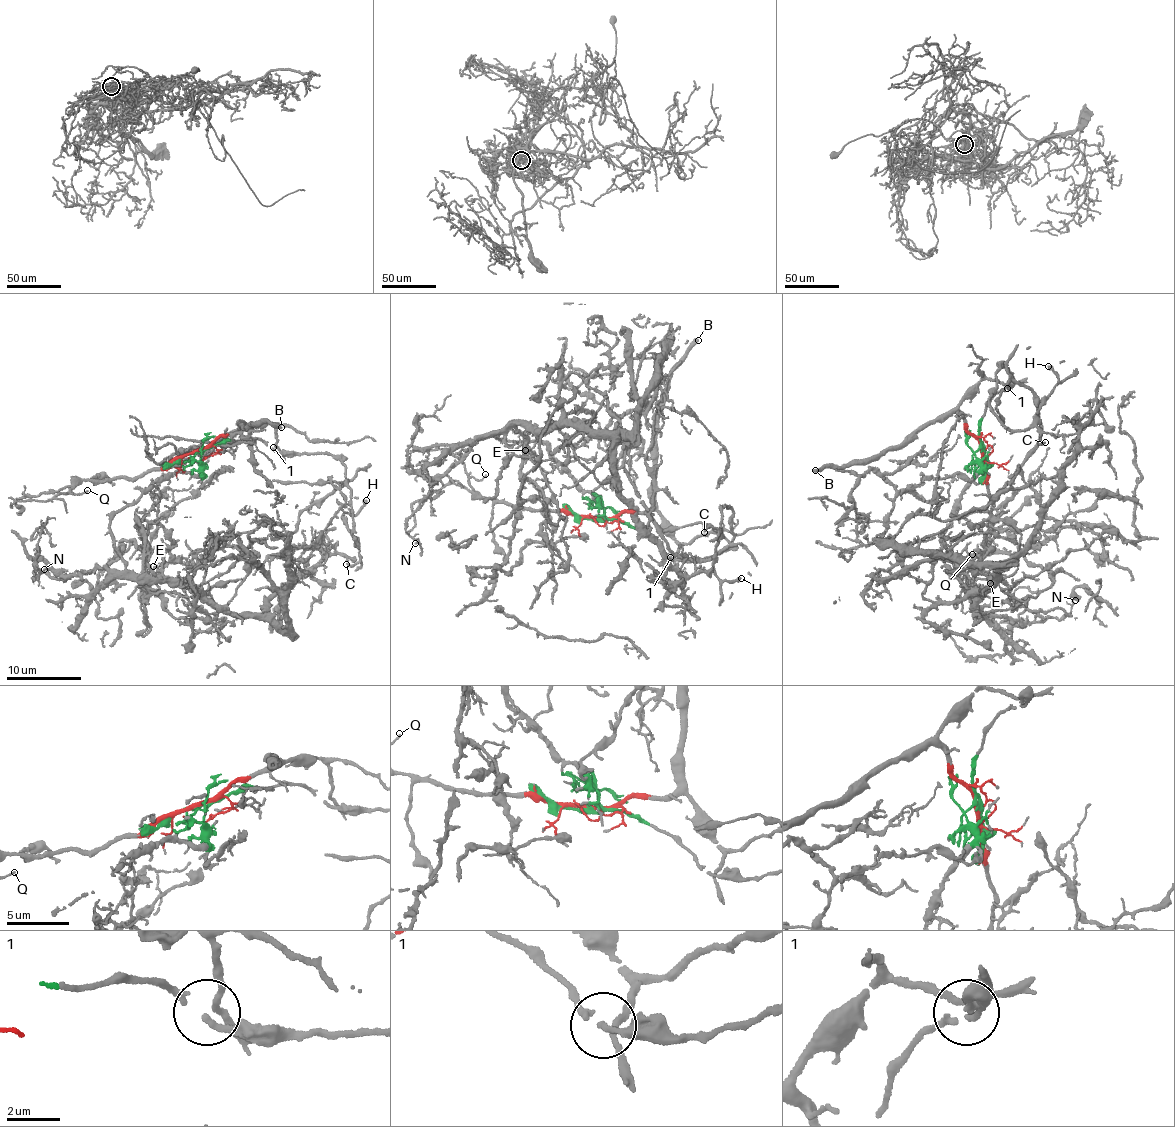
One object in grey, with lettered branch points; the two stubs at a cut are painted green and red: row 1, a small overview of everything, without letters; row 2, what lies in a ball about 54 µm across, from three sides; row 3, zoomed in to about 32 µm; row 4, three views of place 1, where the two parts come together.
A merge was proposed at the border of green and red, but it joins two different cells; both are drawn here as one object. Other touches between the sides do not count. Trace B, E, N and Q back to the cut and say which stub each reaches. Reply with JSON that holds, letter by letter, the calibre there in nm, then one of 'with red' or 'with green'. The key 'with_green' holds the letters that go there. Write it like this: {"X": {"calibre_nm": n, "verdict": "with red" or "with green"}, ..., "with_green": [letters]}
{"B": {"calibre_nm": 400, "verdict": "with red"}, "E": {"calibre_nm": 170, "verdict": "with green"}, "N": {"calibre_nm": 140, "verdict": "with green"}, "Q": {"calibre_nm": 120, "verdict": "with red"}, "with_green": ["E", "N"]}

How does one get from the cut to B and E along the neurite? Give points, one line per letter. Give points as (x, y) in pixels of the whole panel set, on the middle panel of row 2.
B: (598, 518), (644, 511), (650, 506), (654, 425), (665, 400), (666, 387), (698, 339)
E: (598, 518), (604, 510), (582, 495), (544, 444), (494, 435), (522, 424), (531, 429), (533, 446), (524, 450)

